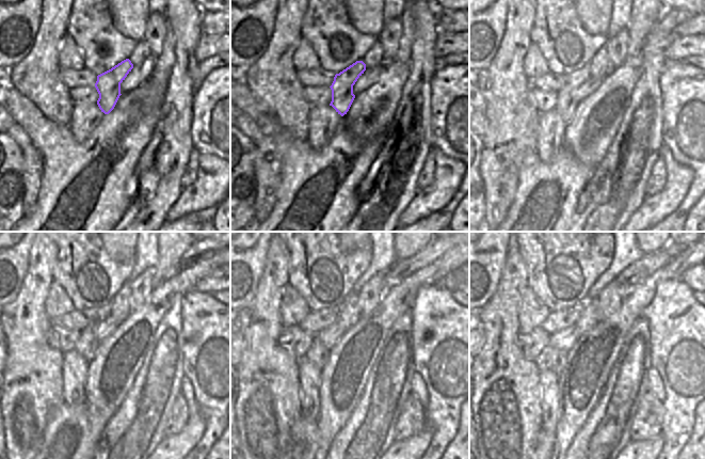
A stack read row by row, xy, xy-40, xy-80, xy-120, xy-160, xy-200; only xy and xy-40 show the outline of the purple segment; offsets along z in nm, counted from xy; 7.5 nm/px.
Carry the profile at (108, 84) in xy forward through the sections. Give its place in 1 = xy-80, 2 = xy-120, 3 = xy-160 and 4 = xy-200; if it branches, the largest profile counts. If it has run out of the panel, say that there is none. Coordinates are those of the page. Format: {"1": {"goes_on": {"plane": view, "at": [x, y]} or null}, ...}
{"1": {"goes_on": {"plane": "xy-80", "at": [565, 104]}}, "2": {"goes_on": {"plane": "xy-120", "at": [86, 345]}}, "3": {"goes_on": {"plane": "xy-160", "at": [318, 353]}}, "4": {"goes_on": {"plane": "xy-200", "at": [555, 360]}}}

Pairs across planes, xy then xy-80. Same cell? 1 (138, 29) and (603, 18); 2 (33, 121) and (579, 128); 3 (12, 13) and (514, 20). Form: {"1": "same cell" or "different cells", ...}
{"1": "same cell", "2": "different cells", "3": "different cells"}

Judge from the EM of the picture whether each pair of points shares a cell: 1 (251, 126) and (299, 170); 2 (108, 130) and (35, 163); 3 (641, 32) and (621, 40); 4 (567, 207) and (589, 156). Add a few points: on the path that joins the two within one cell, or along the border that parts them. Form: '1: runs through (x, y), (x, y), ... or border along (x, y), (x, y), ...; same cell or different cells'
1: border along (247, 114), (263, 135); different cells
2: border along (33, 145), (41, 154), (43, 160), (42, 185); different cells
3: border along (626, 28), (629, 34), (628, 53); different cells
4: border along (565, 148), (572, 152), (585, 164), (593, 168); different cells

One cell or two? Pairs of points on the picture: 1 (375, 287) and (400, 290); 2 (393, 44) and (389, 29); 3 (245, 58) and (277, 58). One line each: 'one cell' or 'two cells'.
1: two cells
2: one cell
3: two cells

